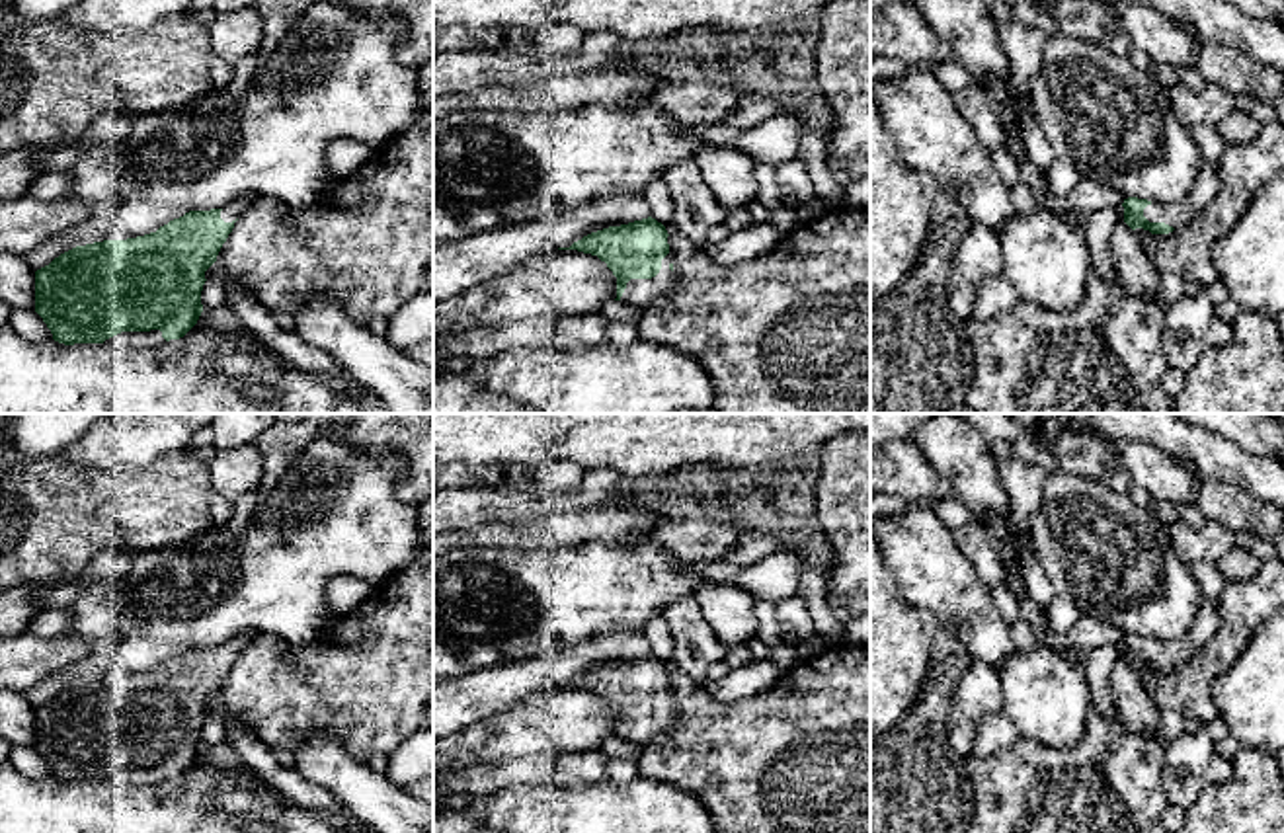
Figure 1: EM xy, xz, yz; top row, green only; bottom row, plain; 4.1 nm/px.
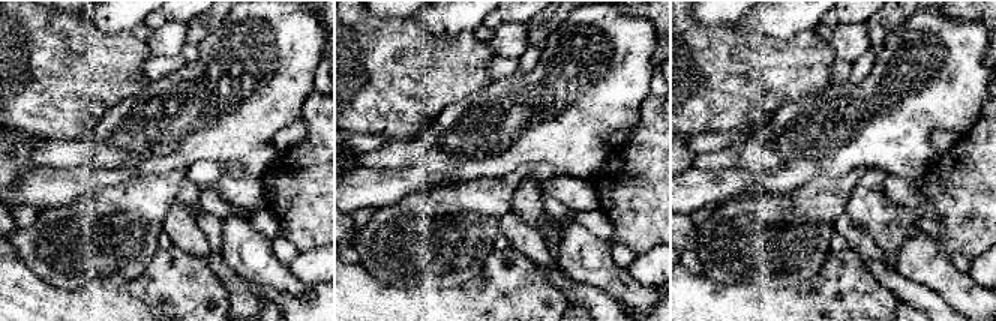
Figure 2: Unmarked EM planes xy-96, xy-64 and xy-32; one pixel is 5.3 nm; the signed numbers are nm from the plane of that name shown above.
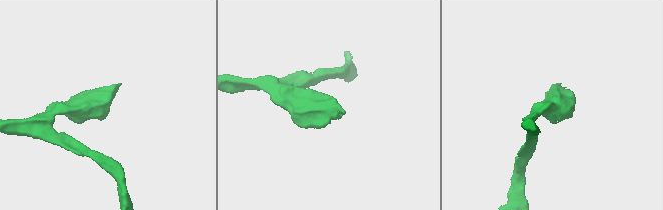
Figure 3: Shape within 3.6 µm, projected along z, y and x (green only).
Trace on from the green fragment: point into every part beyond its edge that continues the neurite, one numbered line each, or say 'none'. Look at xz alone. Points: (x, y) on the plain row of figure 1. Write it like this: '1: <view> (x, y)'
1: xz (639, 728)

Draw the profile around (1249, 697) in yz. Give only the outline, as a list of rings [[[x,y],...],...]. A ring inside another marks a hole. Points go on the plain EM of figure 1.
[[[1284,611],[1247,644],[1212,685],[1212,700],[1243,749],[1276,757],[1284,751]]]

